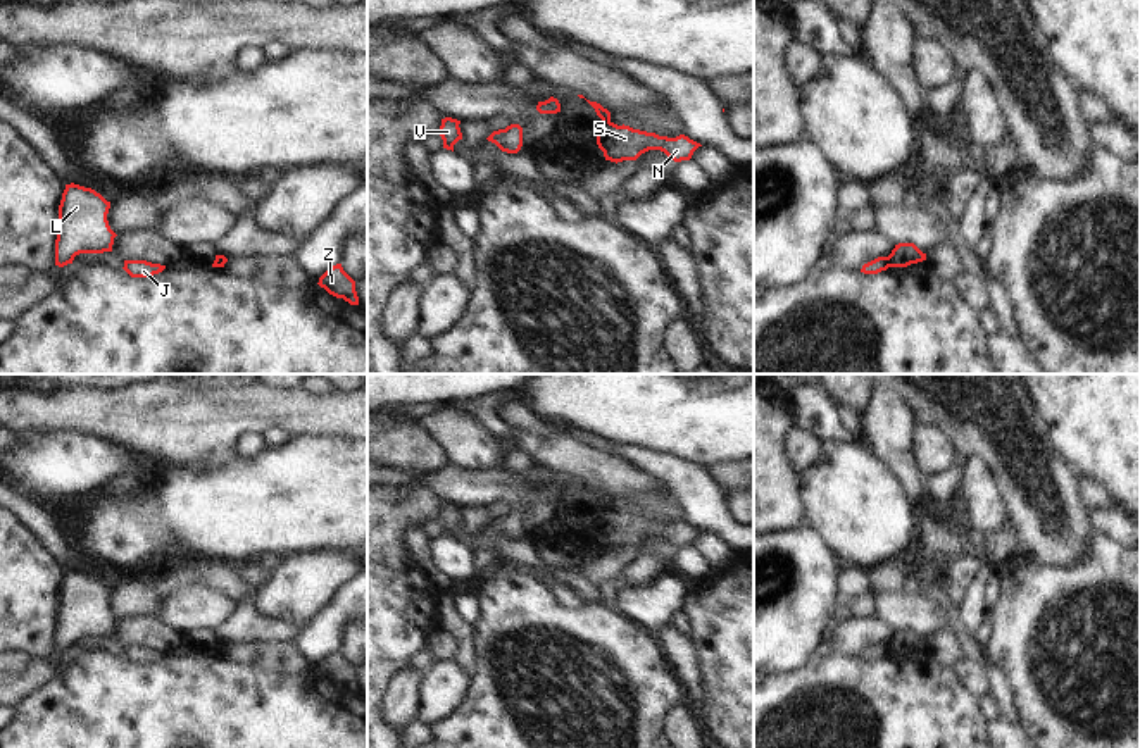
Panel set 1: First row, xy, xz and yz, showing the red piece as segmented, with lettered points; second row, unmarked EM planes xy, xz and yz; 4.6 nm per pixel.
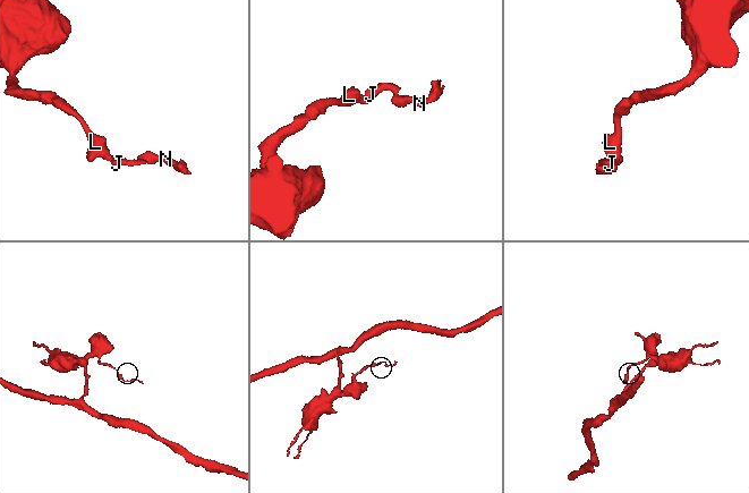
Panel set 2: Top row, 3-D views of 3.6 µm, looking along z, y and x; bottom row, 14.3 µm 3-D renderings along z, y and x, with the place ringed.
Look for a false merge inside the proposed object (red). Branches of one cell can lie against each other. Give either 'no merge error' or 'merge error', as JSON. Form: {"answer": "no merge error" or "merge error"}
{"answer": "merge error"}

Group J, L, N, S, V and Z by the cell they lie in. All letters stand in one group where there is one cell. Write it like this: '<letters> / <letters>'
J L V / N S Z

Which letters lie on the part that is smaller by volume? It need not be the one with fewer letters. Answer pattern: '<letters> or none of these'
N, S, Z

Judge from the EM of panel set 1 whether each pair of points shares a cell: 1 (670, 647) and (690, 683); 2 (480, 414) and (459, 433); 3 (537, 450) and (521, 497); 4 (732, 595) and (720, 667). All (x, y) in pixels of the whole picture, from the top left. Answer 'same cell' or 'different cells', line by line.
1: same cell
2: different cells
3: different cells
4: same cell

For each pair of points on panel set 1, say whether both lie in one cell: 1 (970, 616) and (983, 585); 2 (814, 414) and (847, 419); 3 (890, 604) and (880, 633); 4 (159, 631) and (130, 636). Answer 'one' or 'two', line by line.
1: one
2: two
3: two
4: one

